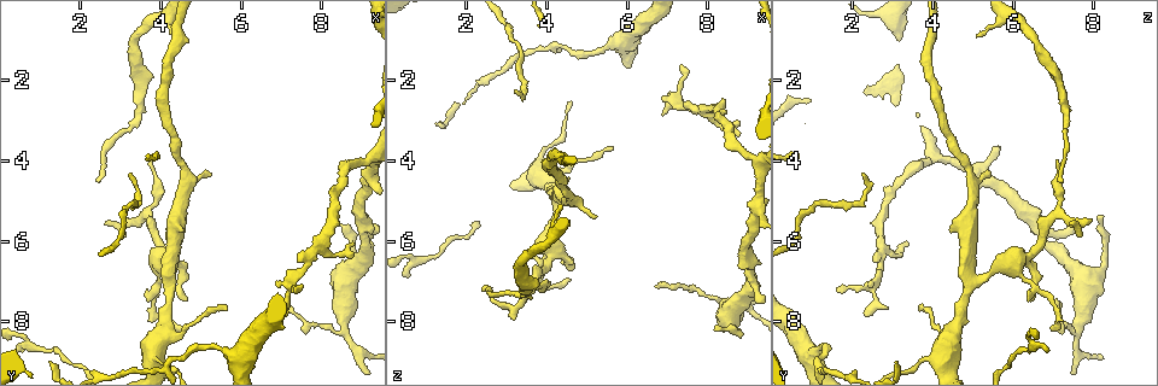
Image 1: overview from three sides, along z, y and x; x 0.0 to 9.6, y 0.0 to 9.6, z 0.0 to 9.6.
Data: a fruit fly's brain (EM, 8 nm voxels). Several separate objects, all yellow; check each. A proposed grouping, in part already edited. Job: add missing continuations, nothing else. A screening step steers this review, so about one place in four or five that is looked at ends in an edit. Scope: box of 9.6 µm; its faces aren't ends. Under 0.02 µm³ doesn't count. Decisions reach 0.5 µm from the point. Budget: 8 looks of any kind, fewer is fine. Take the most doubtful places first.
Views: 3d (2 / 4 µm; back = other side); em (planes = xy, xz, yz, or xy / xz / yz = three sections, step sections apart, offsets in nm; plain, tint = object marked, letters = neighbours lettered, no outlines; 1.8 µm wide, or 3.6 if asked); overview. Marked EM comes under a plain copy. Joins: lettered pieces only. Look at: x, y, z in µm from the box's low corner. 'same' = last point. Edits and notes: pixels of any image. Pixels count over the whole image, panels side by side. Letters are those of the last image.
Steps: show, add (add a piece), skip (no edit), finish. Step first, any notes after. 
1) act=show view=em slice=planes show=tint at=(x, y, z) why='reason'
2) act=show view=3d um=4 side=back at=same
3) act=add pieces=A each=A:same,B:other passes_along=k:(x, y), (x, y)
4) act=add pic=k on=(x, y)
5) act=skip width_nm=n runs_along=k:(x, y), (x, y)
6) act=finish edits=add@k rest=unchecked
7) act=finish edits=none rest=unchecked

act=show view=3d um=4 at=(3.75, 4.05, 7.00) why='tapers out'

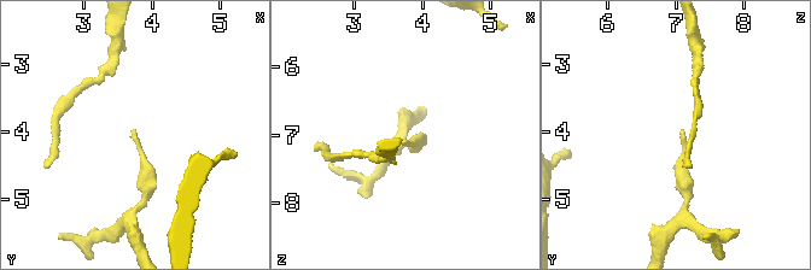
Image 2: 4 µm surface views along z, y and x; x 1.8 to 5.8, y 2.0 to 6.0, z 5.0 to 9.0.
act=show view=em slice=planes show=letters at=(3.75, 4.05, 7.10)

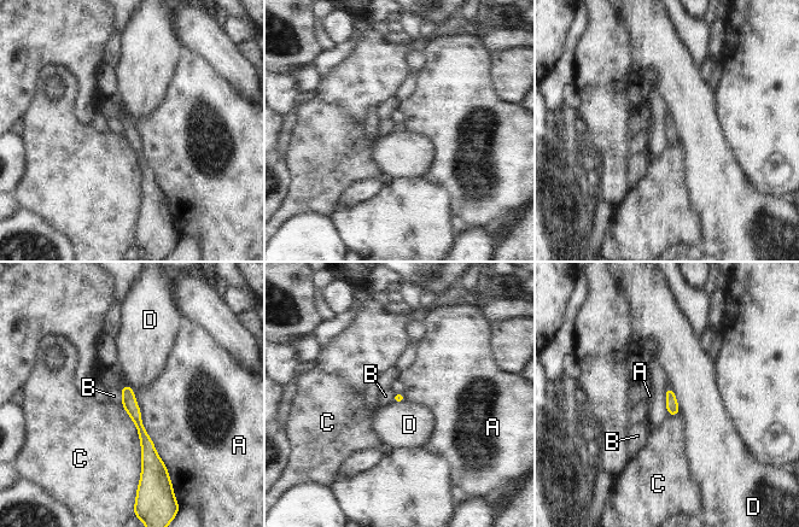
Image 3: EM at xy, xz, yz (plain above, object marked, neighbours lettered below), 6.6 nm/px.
act=skip each=A:other,B:other,C:other,D:other runs_along=3:(126, 388), (147, 446), (147, 467) found='no lettered piece goes on from it'

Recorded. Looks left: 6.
act=show view=em um=3.6 slice=planes show=letters at=(2.65, 5.55, 7.40) why='branch stops here'

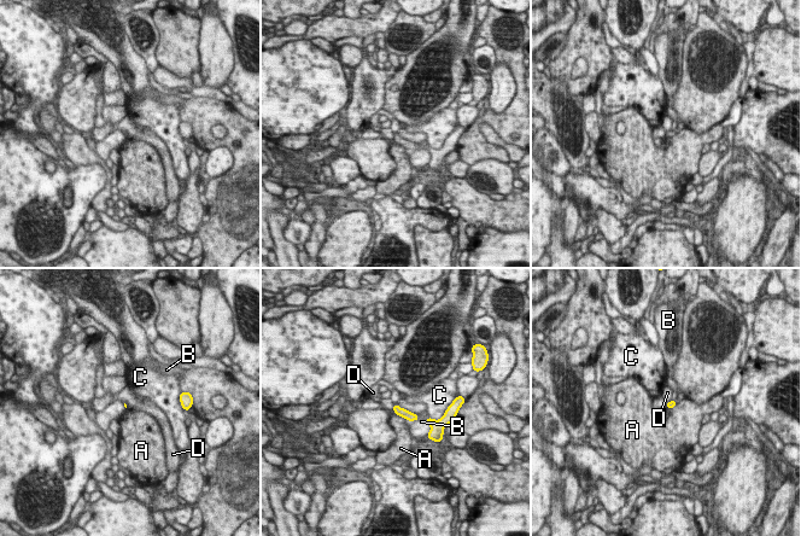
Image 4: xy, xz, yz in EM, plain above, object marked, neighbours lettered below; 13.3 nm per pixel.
act=skip each=A:other,B:other,C:other,D:other border=4:(395, 403), (415, 414) found='none of them fits'

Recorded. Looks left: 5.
act=show view=3d um=2 side=back at=(8.25, 5.45, 8.25) why='branch stops here'

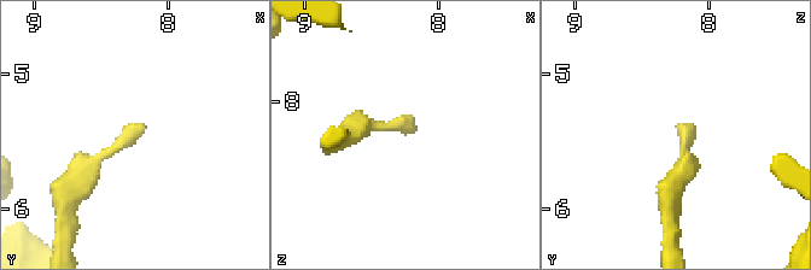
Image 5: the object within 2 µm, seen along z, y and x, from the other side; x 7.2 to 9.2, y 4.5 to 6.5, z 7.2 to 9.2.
act=show view=em slice=yz step=4 show=tint at=(8.16, 5.40, 8.24) why='need the tissue'

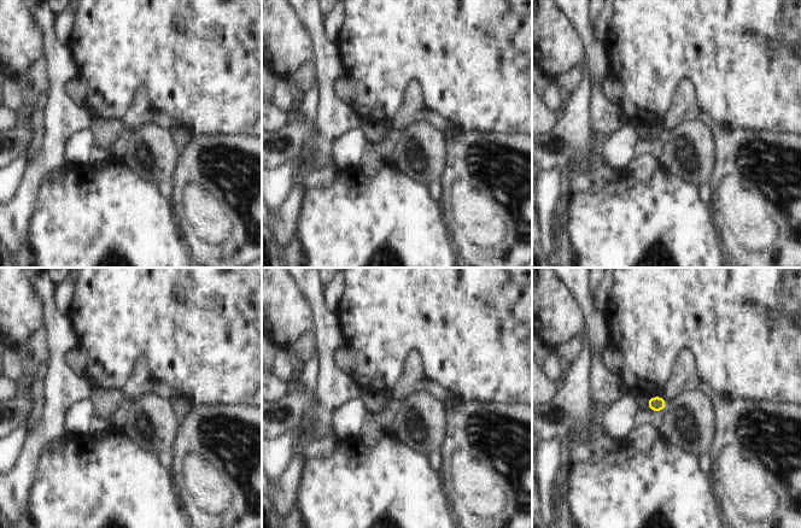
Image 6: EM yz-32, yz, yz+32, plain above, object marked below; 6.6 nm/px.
act=show view=em slice=planes show=letters at=same

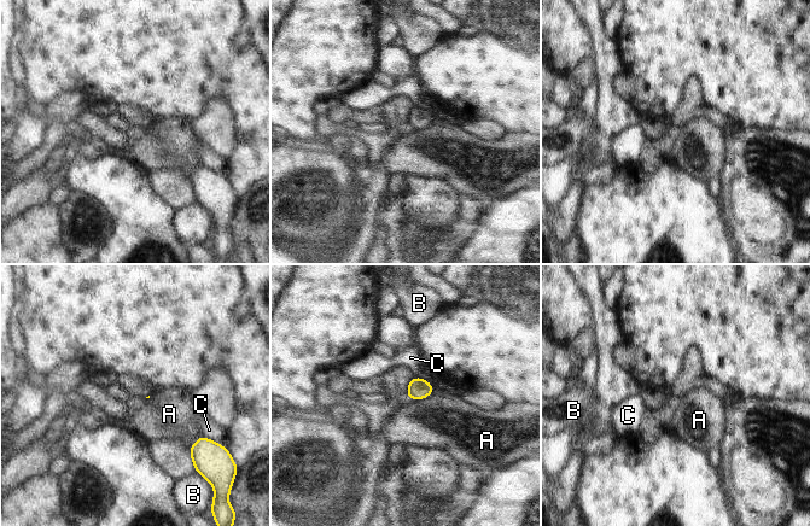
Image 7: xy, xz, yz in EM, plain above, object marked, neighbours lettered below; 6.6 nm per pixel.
act=skip each=A:other,B:other,C:other found='none of them fits'

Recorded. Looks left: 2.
act=finish edits=none rest=unchecked

